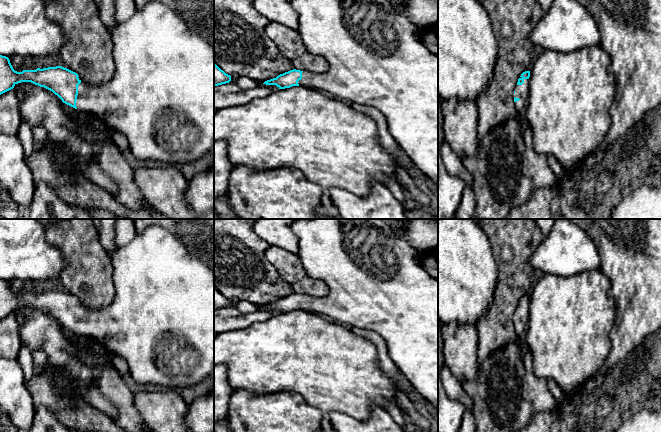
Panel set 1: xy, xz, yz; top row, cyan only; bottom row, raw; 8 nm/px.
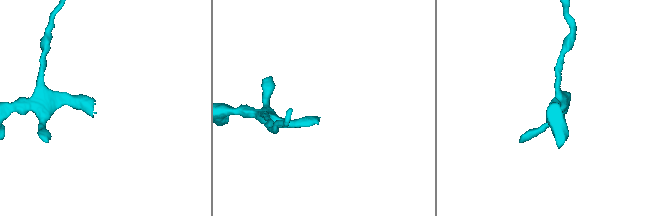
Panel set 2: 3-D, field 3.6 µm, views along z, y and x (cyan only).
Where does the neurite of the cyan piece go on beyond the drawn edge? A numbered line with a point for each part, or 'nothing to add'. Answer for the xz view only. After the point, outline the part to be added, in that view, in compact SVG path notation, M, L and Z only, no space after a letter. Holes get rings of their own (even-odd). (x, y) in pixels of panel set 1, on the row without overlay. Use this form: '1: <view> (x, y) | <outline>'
1: xz (375, 280) | M295 219L292 231L298 238L298 257L306 273L314 279L326 283L329 292L321 298L302 296L299 310L319 315L329 316L341 324L362 328L378 333L386 342L388 355L400 372L404 374L412 386L422 395L423 399L432 404L438 414L438 280L430 276L419 262L419 251L413 248L397 232L395 232L382 219Z

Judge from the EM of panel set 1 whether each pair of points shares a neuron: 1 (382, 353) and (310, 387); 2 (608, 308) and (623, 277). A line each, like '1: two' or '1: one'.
1: two
2: two

